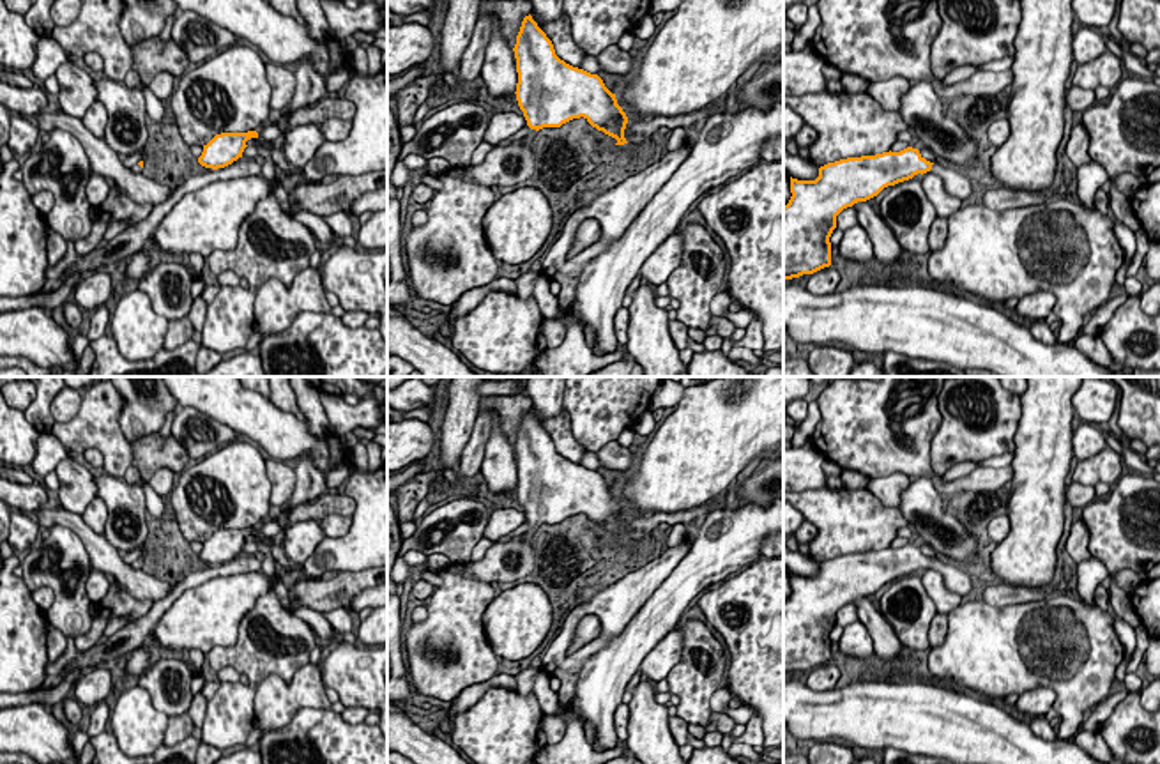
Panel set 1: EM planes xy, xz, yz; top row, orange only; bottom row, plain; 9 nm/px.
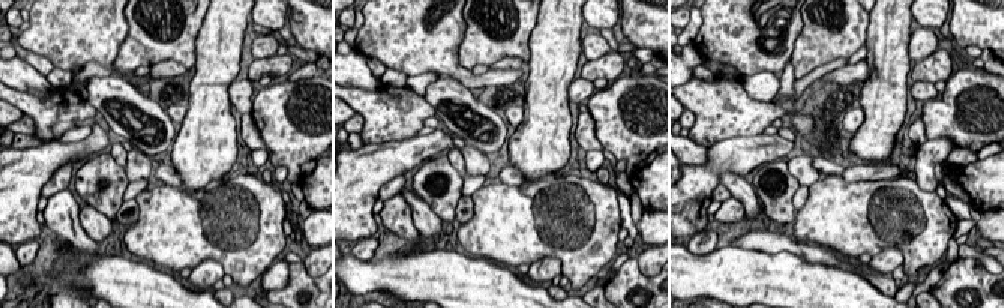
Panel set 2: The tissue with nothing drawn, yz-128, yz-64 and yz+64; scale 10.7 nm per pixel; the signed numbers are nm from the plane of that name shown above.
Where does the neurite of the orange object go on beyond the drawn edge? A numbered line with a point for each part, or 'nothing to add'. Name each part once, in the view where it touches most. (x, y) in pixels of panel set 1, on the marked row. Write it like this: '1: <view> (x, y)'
1: yz (957, 186)

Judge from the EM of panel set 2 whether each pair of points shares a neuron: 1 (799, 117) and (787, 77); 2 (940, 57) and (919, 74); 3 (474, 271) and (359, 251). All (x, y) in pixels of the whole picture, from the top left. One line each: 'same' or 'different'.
1: same
2: same
3: different

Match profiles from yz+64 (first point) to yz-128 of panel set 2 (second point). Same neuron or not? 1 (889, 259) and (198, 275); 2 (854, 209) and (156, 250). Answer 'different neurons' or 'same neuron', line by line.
1: same neuron
2: same neuron

